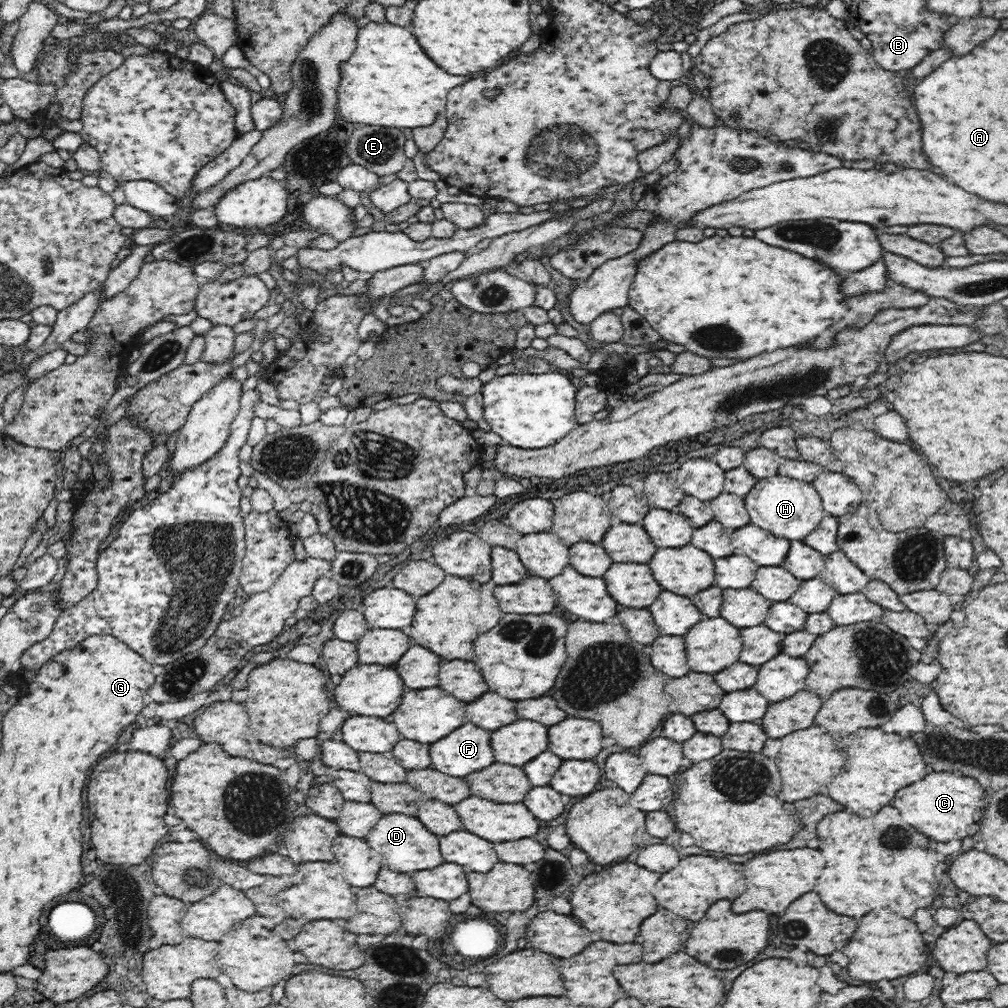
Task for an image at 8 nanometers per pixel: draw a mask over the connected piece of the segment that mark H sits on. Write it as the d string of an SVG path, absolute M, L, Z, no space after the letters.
M780 475L758 479L744 499L753 525L790 541L802 541L826 515L822 499L812 484Z

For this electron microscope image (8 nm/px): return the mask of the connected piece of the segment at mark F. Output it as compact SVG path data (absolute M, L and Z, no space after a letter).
M464 724L430 745L431 767L444 774L464 778L494 762L490 732Z

